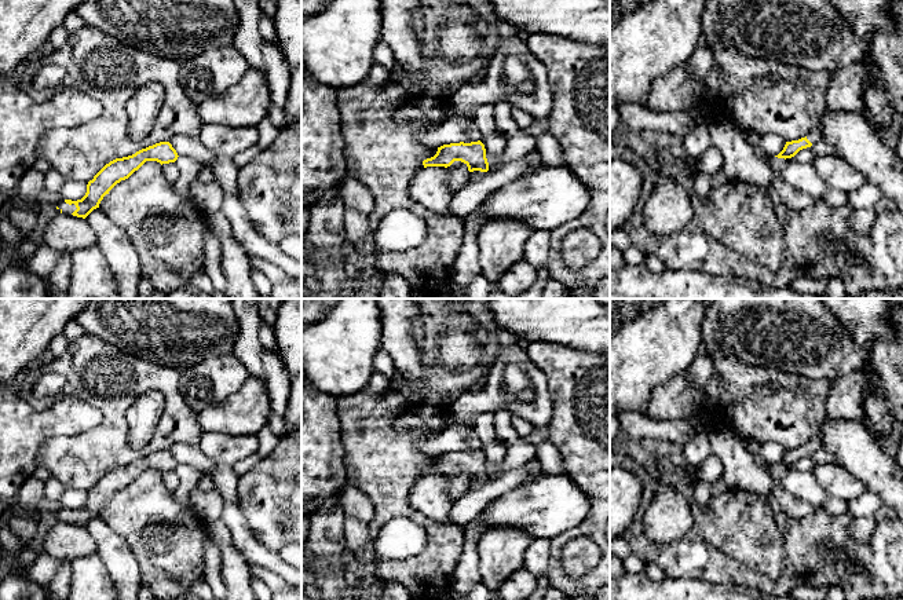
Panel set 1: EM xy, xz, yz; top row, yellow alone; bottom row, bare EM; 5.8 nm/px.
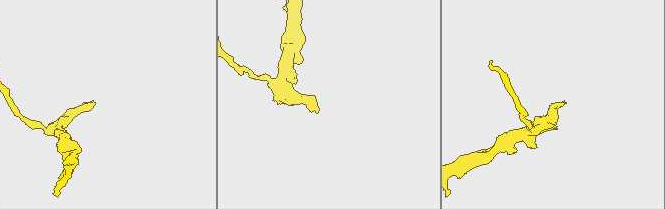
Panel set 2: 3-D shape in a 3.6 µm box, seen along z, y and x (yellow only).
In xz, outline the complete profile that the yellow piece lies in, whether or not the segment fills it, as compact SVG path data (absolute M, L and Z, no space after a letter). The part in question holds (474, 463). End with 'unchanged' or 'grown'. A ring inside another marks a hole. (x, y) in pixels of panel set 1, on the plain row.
M480 449L443 453L434 465L423 469L424 476L416 482L409 495L409 502L416 511L439 524L449 524L456 502L449 495L447 482L454 469L464 471L469 480L489 479L486 457Z; grown

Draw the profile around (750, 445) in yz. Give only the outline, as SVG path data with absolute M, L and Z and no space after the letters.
M743 439L745 443L745 449L749 451L749 454L753 457L753 461L761 468L764 469L769 476L780 476L785 473L785 467L778 467L775 464L769 464L767 462L763 457L761 457L761 451L760 451L760 443L754 439Z

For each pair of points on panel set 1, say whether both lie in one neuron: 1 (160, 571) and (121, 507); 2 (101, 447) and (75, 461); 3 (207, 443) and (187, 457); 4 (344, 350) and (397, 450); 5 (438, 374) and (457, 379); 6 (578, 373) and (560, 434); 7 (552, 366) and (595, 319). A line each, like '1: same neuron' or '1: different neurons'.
1: same neuron
2: same neuron
3: different neurons
4: different neurons
5: same neuron
6: same neuron
7: different neurons

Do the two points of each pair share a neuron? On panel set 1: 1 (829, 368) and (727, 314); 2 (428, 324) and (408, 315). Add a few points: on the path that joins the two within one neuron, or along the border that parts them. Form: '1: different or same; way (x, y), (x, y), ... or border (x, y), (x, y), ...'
1: same; way (804, 343), (770, 314), (752, 314)
2: different; border (420, 319), (426, 333)

